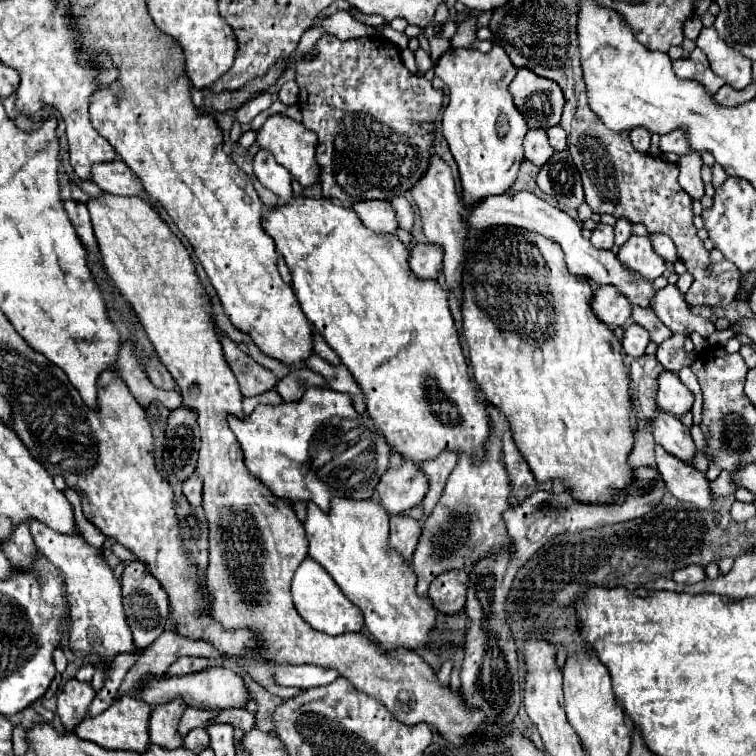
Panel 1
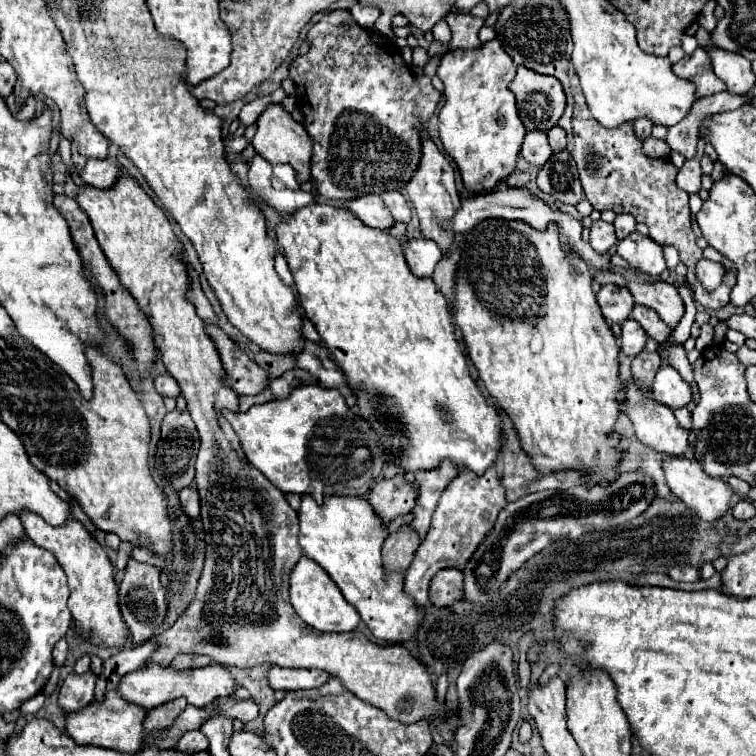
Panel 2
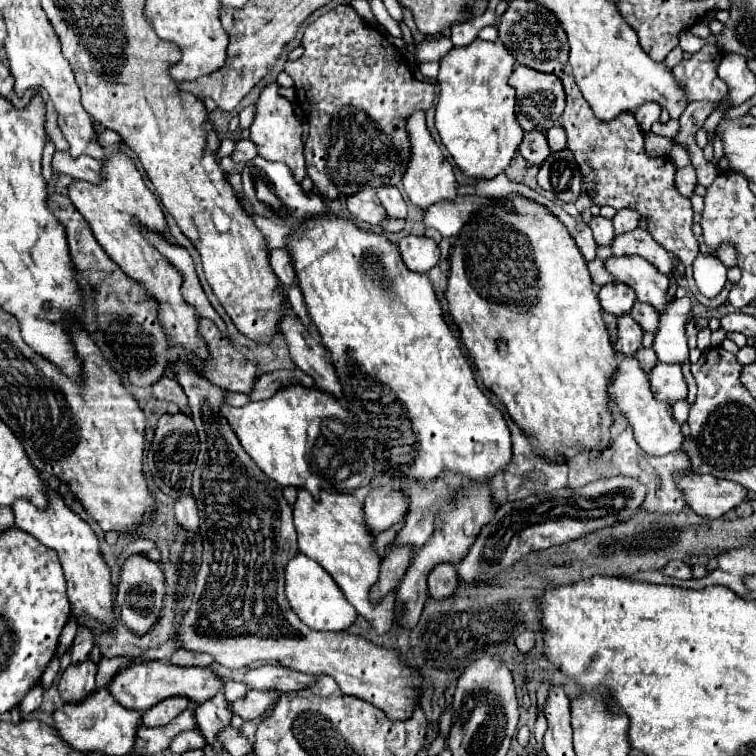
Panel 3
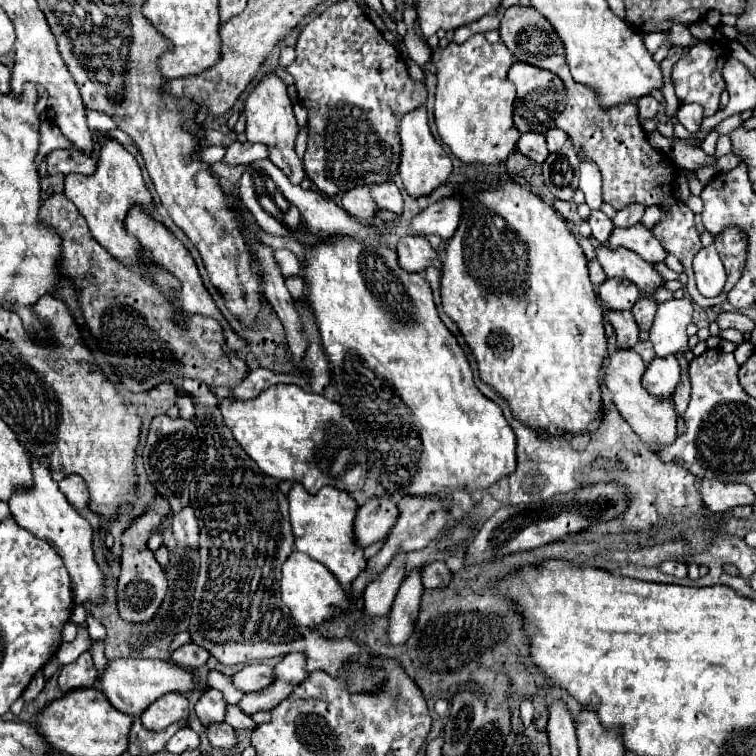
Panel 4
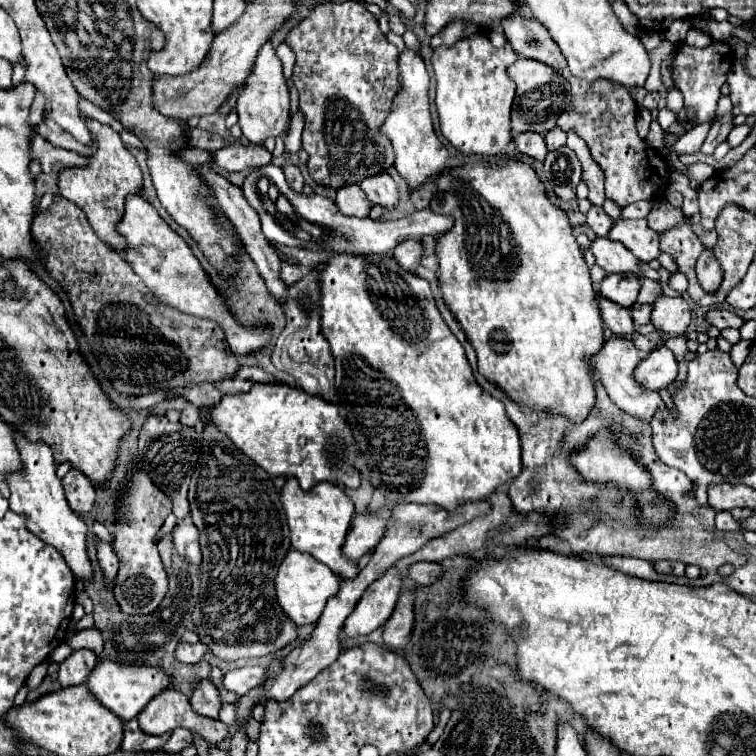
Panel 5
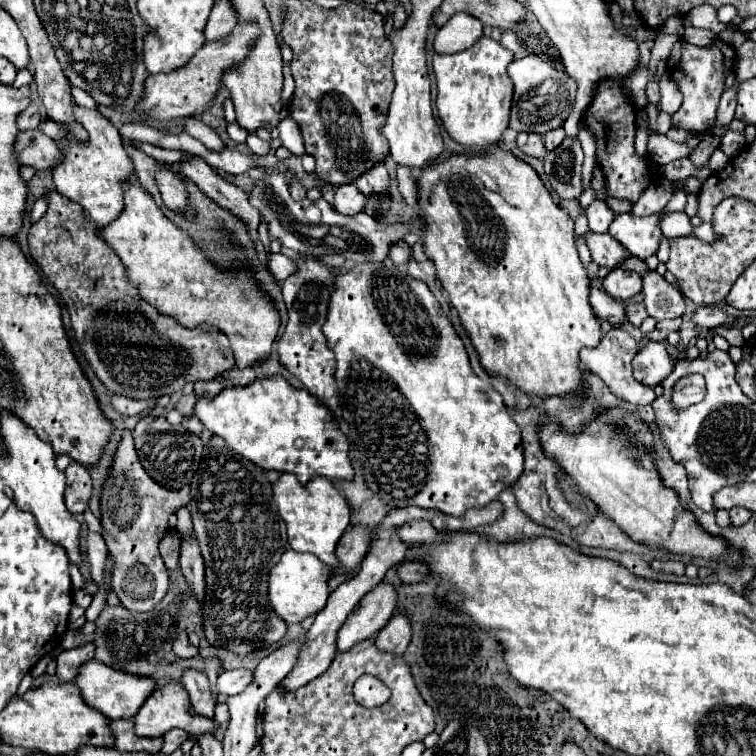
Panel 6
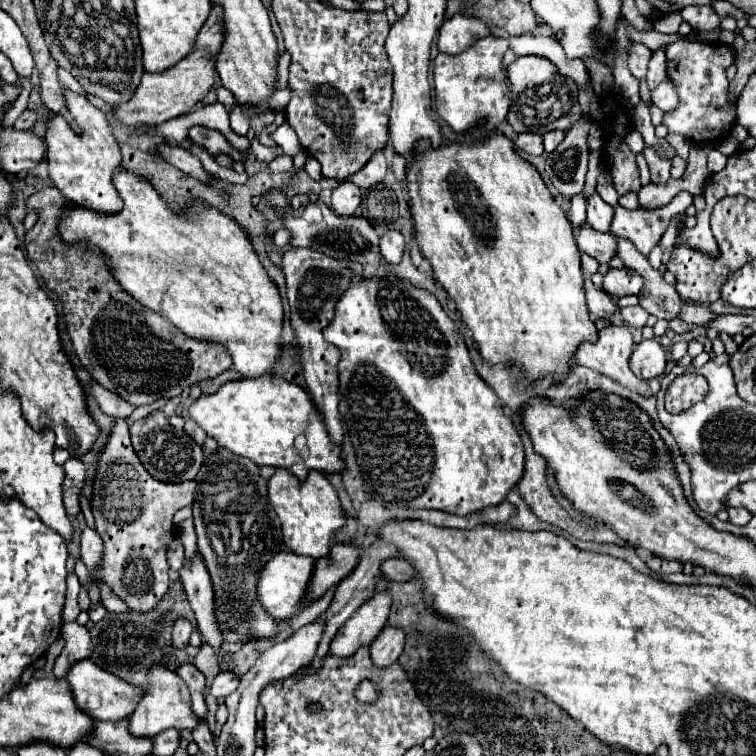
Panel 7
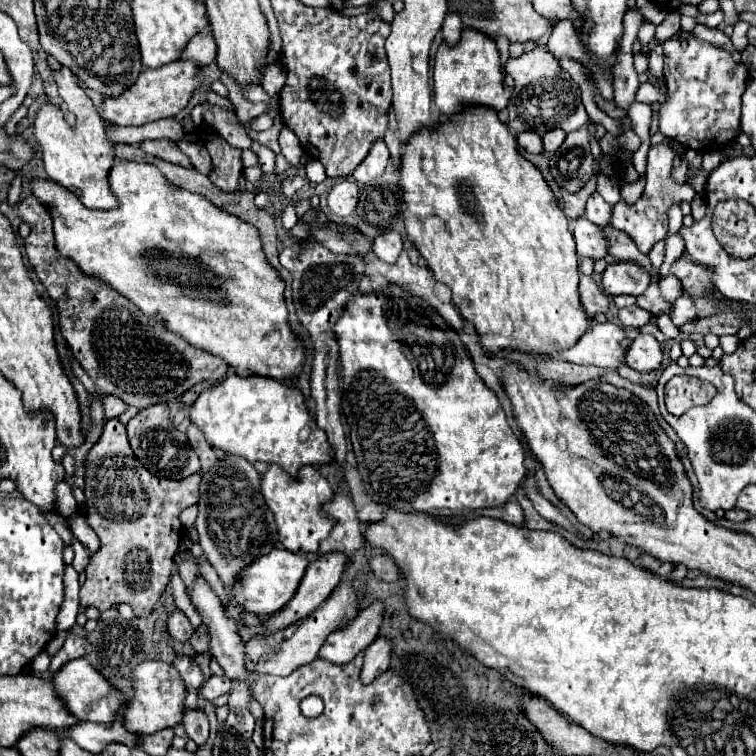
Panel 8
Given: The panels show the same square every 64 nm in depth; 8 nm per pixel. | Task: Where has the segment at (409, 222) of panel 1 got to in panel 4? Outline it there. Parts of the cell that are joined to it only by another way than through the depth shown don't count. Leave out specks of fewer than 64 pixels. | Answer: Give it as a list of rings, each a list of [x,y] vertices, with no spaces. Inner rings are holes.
[[[394,182],[370,186],[370,192],[372,192],[372,198],[376,200],[376,204],[380,208],[390,210],[394,214],[402,214],[404,200],[402,200],[402,194],[400,194],[400,190],[398,190],[398,186]]]

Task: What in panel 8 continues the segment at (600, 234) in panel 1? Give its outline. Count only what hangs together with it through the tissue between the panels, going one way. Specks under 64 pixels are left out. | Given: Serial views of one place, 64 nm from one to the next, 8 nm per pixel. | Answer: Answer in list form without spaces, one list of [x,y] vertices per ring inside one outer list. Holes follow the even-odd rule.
[[[594,192],[594,194],[588,198],[584,218],[590,220],[592,224],[604,228],[604,226],[610,224],[610,216],[612,216],[612,206],[610,206],[598,192]]]

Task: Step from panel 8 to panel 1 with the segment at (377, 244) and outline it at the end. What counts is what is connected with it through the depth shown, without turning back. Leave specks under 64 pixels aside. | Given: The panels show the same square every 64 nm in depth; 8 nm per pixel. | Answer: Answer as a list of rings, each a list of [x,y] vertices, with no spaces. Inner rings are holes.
[[[418,244],[410,252],[410,268],[418,278],[438,278],[442,268],[444,250],[434,244]]]

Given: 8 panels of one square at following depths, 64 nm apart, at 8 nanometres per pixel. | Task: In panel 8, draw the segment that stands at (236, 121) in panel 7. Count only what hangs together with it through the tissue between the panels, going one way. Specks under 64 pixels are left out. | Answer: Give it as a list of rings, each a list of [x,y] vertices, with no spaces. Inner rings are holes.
[[[224,72],[224,74],[222,74],[222,82],[224,82],[224,84],[228,86],[228,90],[230,90],[230,102],[232,102],[232,108],[234,108],[234,112],[236,112],[238,124],[246,126],[252,118],[256,118],[258,114],[262,114],[262,112],[266,112],[266,110],[272,110],[274,116],[278,114],[272,106],[266,106],[266,104],[252,104],[250,100],[246,100],[246,98],[242,96],[240,86],[232,80],[230,74]]]

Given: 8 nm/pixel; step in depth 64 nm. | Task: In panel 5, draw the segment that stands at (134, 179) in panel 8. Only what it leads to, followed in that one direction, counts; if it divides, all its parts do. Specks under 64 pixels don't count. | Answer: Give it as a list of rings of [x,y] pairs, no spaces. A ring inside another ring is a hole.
[[[128,196],[126,212],[122,222],[118,224],[118,232],[126,238],[128,244],[126,252],[122,254],[124,260],[144,280],[144,284],[152,292],[156,292],[156,298],[160,298],[160,302],[172,308],[180,308],[180,312],[184,314],[216,320],[224,328],[228,346],[238,358],[246,358],[254,350],[270,342],[270,328],[244,328],[234,320],[188,244],[160,218],[156,208],[148,204],[142,196]]]

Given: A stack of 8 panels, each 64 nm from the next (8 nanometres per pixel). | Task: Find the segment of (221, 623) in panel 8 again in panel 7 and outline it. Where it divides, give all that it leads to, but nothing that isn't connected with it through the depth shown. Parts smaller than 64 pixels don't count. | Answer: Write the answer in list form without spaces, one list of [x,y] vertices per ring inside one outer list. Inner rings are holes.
[[[198,554],[192,556],[192,560],[184,560],[180,568],[180,580],[184,584],[184,590],[188,594],[188,602],[192,604],[192,610],[198,620],[198,628],[206,642],[220,654],[220,646],[224,644],[224,638],[220,636],[220,628],[216,628],[214,612],[212,612],[212,582],[208,580],[206,566]]]

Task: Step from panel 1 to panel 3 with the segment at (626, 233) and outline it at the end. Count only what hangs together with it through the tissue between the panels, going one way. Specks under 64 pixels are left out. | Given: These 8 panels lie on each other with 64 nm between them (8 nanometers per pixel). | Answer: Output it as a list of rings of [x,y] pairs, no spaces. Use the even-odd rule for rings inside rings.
[[[620,210],[612,218],[612,224],[616,228],[616,234],[624,234],[624,232],[630,232],[630,230],[634,230],[638,226],[638,216],[632,210]]]

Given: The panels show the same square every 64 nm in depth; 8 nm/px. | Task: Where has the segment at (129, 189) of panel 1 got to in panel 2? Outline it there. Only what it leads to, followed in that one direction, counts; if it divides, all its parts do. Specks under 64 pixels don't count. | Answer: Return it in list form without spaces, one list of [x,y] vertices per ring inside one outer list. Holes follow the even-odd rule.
[[[88,160],[86,170],[80,172],[80,178],[96,188],[112,188],[122,176],[122,168],[112,160]]]

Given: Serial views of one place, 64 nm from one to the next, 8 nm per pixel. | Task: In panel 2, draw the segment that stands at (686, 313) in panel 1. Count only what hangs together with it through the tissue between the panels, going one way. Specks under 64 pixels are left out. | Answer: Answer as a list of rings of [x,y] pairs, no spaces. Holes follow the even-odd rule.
[[[630,268],[626,272],[626,278],[630,280],[628,282],[628,290],[632,292],[636,304],[642,304],[642,306],[648,306],[652,310],[658,312],[658,316],[670,326],[670,328],[676,328],[678,322],[682,320],[684,316],[684,302],[678,294],[678,288],[660,280],[656,284],[646,284],[638,278],[638,270]],[[702,324],[700,336],[696,339],[695,348],[703,352],[708,346],[712,346],[714,338],[714,328],[710,324]]]

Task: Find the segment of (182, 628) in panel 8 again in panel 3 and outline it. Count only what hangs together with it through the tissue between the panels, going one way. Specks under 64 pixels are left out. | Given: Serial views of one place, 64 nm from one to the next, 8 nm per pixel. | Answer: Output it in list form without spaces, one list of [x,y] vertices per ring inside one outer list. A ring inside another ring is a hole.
[[[174,652],[170,662],[174,666],[210,666],[214,660],[212,656],[200,652]]]

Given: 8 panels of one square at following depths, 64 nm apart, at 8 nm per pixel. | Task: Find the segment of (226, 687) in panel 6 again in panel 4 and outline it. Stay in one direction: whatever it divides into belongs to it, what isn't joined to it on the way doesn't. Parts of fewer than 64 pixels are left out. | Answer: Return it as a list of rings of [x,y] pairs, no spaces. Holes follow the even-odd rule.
[[[248,664],[236,676],[232,676],[234,686],[244,692],[262,690],[270,686],[274,680],[276,680],[276,672],[268,664]]]

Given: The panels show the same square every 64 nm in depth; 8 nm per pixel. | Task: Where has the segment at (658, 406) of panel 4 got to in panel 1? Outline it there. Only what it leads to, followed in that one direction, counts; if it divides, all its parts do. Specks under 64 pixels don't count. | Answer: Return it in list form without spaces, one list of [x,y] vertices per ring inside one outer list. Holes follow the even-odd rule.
[[[658,410],[656,418],[652,420],[652,436],[660,446],[664,446],[666,452],[694,466],[696,446],[690,436],[690,430],[678,418],[668,416],[666,412]]]

